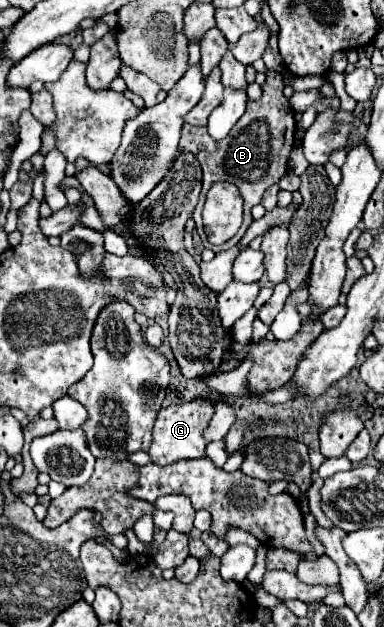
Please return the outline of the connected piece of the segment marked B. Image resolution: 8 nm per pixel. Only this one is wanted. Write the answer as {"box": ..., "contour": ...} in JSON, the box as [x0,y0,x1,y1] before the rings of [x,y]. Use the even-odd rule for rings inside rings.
{"box":[179,71,295,253],"contour":[[[267,71],[267,83],[263,85],[263,95],[255,101],[247,99],[247,109],[245,109],[243,117],[237,121],[235,129],[223,141],[211,141],[206,126],[183,125],[183,137],[181,137],[179,149],[193,151],[203,169],[203,189],[201,189],[198,203],[193,212],[193,220],[199,235],[201,235],[203,245],[215,253],[231,249],[239,243],[239,239],[243,237],[243,233],[247,231],[247,227],[253,221],[251,209],[261,203],[263,193],[273,183],[279,183],[279,179],[289,169],[289,155],[291,155],[291,149],[295,143],[295,117],[293,117],[287,97],[283,95],[283,87],[285,87],[285,83],[279,77],[279,73]],[[219,181],[233,183],[239,189],[241,197],[245,201],[245,221],[233,239],[229,239],[223,245],[213,245],[213,243],[209,243],[209,239],[205,237],[203,231],[202,210],[207,192],[213,187],[213,183],[219,183]]]}

